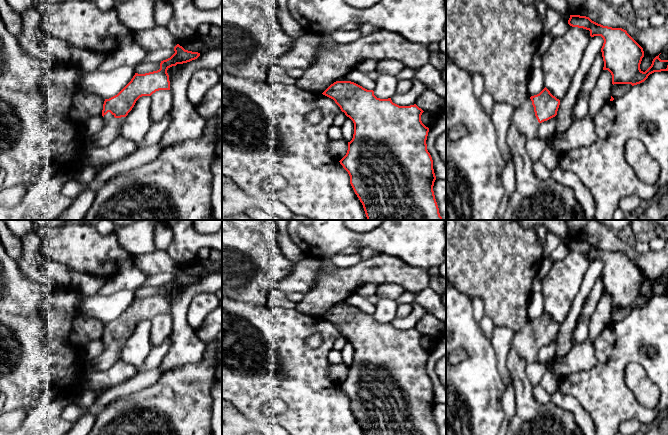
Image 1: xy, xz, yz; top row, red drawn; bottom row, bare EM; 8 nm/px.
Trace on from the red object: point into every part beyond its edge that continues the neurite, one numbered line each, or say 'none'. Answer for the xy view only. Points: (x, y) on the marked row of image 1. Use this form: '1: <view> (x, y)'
1: xy (111, 130)

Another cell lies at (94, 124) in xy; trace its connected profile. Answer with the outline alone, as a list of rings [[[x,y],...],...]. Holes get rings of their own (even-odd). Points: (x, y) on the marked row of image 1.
[[[102,115],[92,116],[80,124],[80,133],[86,138],[101,131],[104,127],[105,119]]]

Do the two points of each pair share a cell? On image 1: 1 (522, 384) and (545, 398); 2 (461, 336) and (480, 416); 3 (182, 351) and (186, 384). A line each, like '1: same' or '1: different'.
1: different
2: same
3: different

